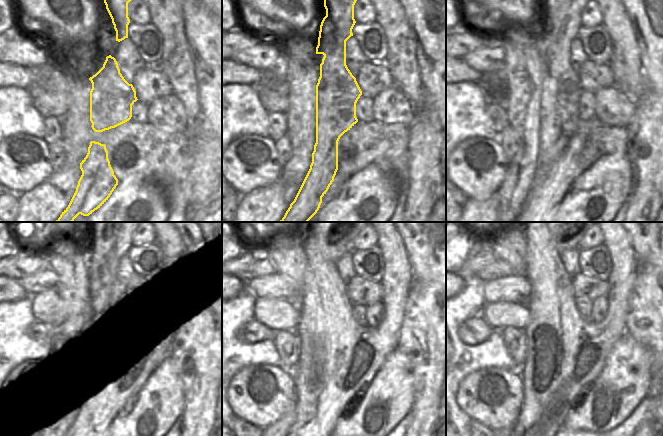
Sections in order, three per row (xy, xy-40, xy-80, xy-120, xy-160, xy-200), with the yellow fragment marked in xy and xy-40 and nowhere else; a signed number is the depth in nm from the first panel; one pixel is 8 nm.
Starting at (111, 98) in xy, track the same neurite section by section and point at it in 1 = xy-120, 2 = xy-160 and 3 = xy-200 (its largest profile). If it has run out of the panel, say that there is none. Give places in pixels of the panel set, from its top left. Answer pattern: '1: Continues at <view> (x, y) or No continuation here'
1: Continues at xy-120 (110, 242)
2: Continues at xy-160 (335, 242)
3: Continues at xy-200 (563, 242)

